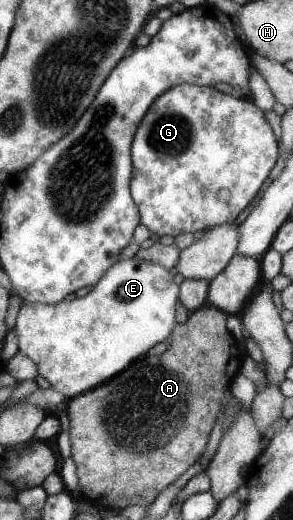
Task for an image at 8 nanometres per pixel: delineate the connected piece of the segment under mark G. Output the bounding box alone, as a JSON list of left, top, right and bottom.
[133,84,277,237]

